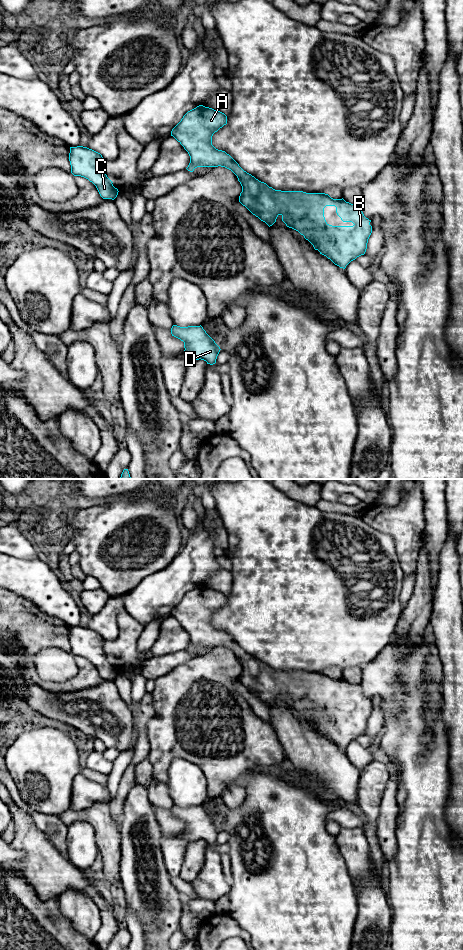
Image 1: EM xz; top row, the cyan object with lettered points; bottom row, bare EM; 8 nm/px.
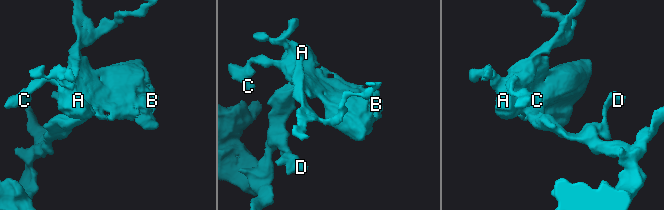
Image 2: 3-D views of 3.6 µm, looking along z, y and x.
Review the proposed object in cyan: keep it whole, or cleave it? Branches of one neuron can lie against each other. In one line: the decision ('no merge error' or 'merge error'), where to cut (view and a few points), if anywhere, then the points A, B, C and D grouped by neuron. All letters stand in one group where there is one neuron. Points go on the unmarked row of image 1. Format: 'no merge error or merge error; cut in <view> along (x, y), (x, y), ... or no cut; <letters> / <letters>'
no merge error; no cut; A B C D

